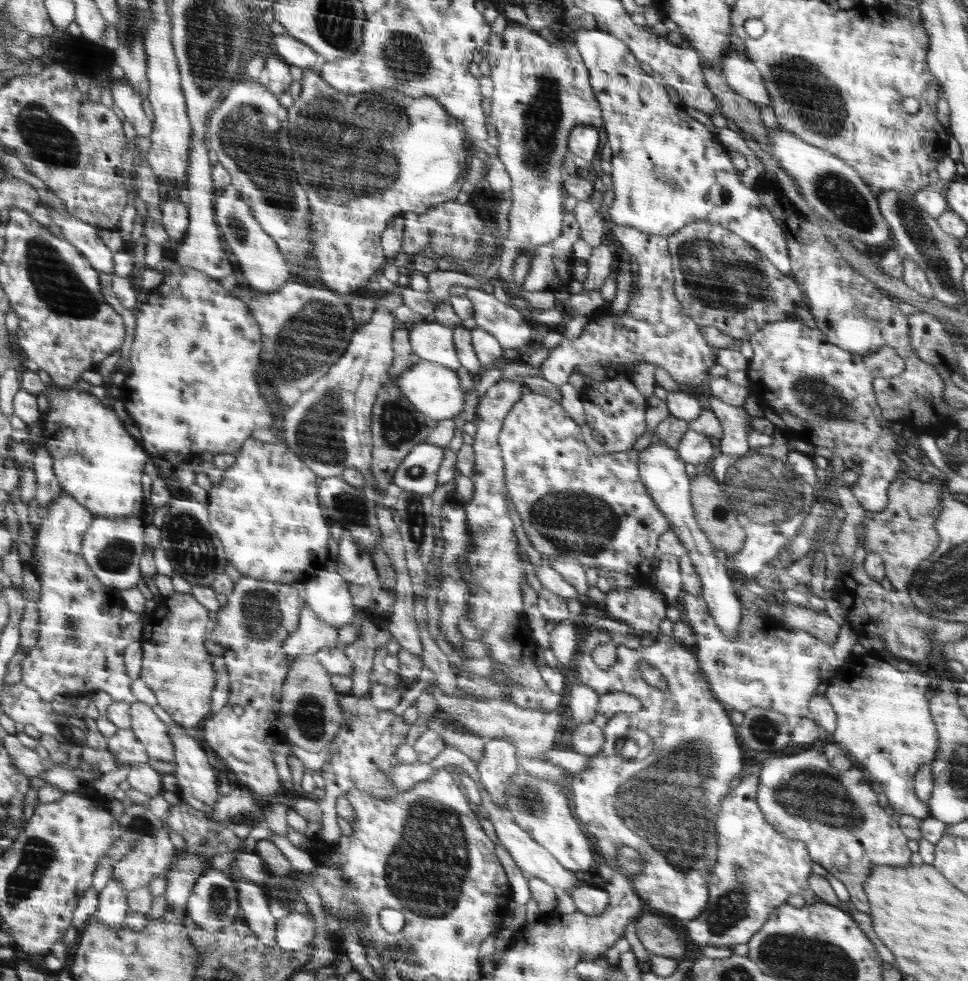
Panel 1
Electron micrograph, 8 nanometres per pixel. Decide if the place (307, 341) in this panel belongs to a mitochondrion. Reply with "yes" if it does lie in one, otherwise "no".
yes

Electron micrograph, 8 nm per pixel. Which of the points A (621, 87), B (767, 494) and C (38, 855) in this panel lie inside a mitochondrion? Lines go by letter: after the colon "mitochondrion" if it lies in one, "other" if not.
A: other
B: mitochondrion
C: mitochondrion

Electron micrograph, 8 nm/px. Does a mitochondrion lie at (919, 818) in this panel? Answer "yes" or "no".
no

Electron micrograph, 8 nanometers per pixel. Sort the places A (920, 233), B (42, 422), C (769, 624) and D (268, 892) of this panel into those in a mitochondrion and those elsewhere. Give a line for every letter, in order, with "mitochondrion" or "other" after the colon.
A: mitochondrion
B: other
C: other
D: other

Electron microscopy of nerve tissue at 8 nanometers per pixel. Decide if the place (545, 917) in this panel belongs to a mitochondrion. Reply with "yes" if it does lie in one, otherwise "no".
no

